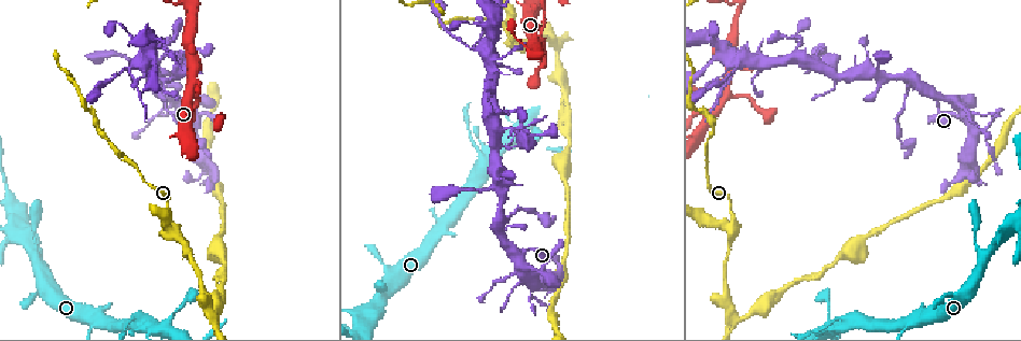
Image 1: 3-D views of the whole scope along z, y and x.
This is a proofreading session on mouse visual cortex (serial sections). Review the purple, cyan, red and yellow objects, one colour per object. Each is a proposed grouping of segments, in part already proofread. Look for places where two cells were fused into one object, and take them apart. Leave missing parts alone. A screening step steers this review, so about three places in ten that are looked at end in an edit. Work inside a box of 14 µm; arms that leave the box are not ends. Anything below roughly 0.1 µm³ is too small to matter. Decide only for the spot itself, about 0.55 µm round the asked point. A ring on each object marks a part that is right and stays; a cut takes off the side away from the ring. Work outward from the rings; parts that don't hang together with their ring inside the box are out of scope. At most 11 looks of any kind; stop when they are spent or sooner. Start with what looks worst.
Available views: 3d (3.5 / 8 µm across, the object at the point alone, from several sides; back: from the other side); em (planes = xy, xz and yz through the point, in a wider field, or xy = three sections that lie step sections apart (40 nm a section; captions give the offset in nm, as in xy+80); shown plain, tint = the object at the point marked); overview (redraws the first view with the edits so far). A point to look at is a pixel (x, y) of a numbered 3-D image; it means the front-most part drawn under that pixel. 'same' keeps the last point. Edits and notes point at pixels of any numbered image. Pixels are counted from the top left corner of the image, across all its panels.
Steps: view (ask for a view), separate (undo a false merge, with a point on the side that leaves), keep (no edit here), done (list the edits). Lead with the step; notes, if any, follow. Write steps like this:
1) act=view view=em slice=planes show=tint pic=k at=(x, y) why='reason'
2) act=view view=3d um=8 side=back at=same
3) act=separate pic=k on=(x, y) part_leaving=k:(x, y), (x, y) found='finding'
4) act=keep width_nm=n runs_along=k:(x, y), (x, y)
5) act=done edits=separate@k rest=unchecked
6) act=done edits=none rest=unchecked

act=view view=em slice=planes show=tint pic=1 at=(914, 78)

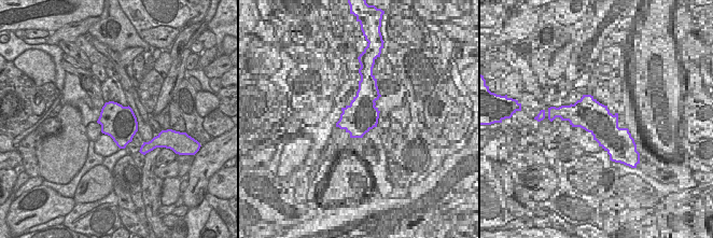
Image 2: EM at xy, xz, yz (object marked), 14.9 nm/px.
act=view view=3d um=3.5 at=same

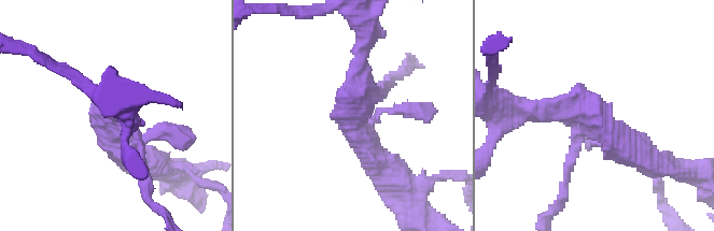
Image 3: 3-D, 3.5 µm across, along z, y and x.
act=keep arm_widths_nm=150,200,400 runs_along=3:(641, 157), (588, 111), (522, 106) found='continuous, no second cell'

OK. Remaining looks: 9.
act=view view=3d um=3.5 pic=1 at=(191, 94) why='four-way junction'

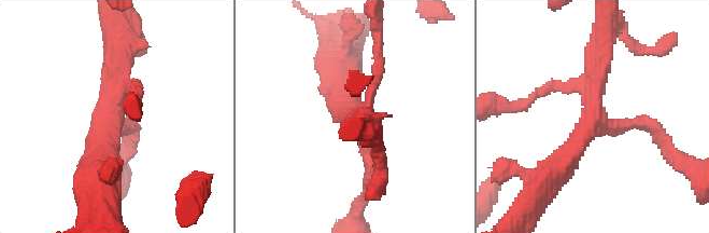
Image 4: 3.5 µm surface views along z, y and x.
act=view view=em slice=xy step=5 show=tint pic=4 at=(594, 120) arms=4 arm_widths_nm=150,200,300,400

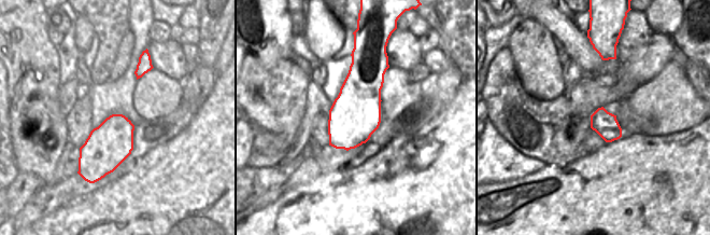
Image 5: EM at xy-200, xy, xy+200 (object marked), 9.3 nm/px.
act=keep runs_along=4:(554, 175), (591, 125), (598, 45) found='one cell here'

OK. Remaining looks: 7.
act=view view=3d um=3.5 pic=1 at=(733, 224) why='calibre changes'

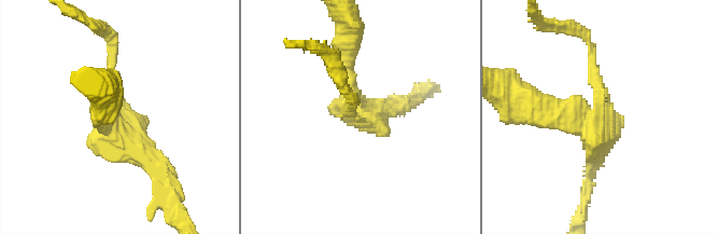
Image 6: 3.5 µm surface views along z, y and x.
act=view view=em slice=xy step=2 show=tint pic=6 at=(350, 112) arms=3 arm_widths_nm=150,300,300

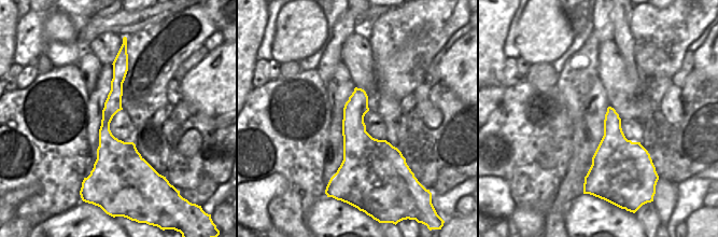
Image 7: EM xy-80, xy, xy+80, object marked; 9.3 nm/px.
act=separate pic=6 on=(585, 194) part_leaving=6:(137, 149), (159, 166), (180, 219) found='a second cell is stuck on'

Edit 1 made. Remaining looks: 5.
act=view view=3d um=3.5 side=back pic=1 at=(826, 322) why='thick turns thin'

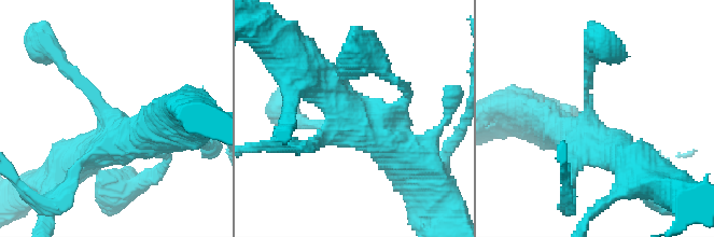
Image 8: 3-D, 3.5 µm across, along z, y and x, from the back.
act=view view=em slice=planes show=tint pic=8 at=(590, 113) arms=4 arm_widths_nm=150,400,500,500

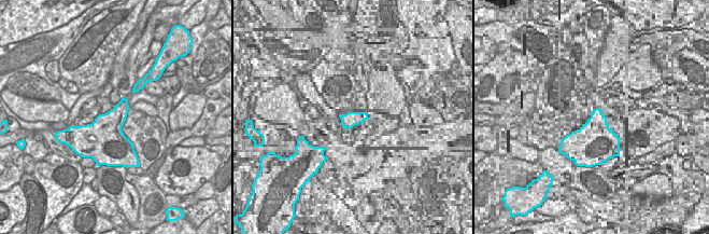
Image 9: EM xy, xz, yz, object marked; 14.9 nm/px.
act=keep runs_along=8:(153, 129), (124, 139), (57, 57) found='one cell here'

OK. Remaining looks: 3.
act=done edits=separate@6 rest=unchecked

